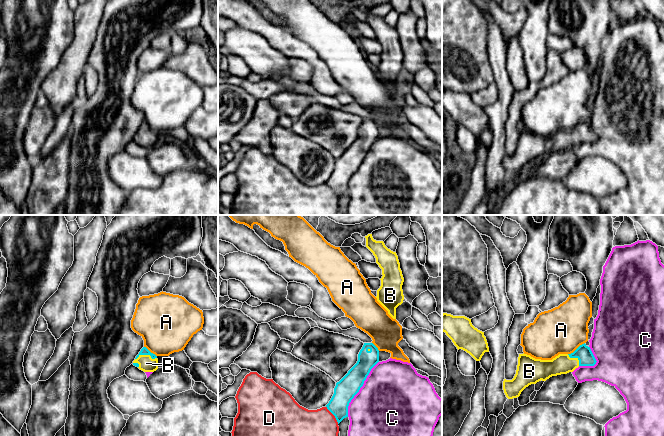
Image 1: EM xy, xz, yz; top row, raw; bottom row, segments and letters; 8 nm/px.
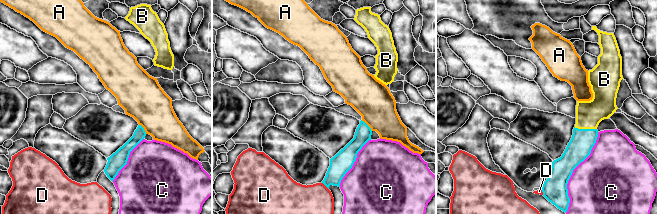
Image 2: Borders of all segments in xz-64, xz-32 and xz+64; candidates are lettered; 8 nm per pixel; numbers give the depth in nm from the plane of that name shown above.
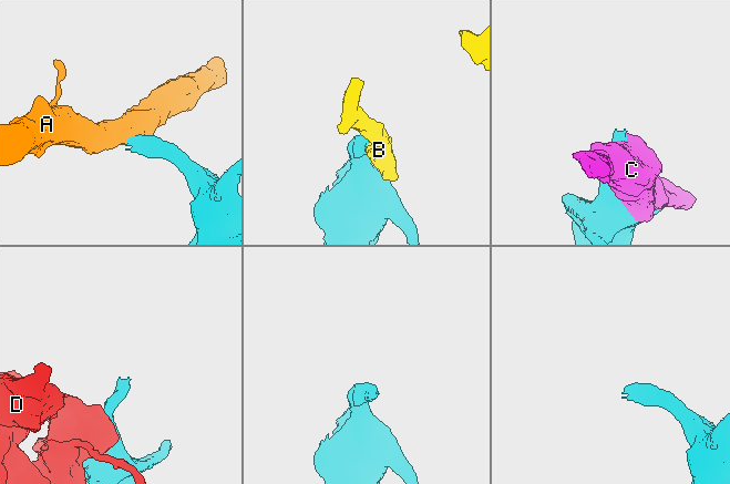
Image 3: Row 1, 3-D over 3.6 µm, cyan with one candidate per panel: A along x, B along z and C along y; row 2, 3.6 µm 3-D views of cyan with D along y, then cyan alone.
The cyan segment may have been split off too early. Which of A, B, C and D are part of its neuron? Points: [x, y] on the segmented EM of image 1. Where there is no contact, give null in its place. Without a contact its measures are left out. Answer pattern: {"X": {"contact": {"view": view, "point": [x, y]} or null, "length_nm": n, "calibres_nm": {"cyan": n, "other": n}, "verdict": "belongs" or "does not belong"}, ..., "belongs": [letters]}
{"A": {"contact": {"view": "yz", "point": [577, 348]}, "length_nm": 170, "calibres_nm": {"cyan": 130, "other": 380}, "verdict": "does not belong"}, "B": {"contact": {"view": "xy", "point": [145, 354]}, "length_nm": 180, "calibres_nm": {"cyan": 60, "other": 120}, "verdict": "belongs"}, "C": {"contact": {"view": "xz", "point": [359, 389]}, "length_nm": 500, "calibres_nm": {"cyan": 170, "other": 480}, "verdict": "does not belong"}, "D": {"contact": {"view": "xz", "point": [333, 414]}, "length_nm": 170, "calibres_nm": {"cyan": 170, "other": 220}, "verdict": "does not belong"}, "belongs": ["B"]}

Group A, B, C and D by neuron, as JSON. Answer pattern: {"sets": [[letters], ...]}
{"sets": [["A"], ["B"], ["C"], ["D"]]}

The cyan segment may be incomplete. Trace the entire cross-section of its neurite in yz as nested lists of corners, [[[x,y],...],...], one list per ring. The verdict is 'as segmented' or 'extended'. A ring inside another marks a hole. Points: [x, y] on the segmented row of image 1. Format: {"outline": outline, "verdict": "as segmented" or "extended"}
{"outline": [[[585,343],[571,354],[559,354],[552,360],[535,359],[527,354],[519,354],[514,378],[503,381],[503,390],[508,399],[517,398],[531,384],[546,381],[552,376],[573,372],[579,366],[594,366],[596,359]]], "verdict": "extended"}

